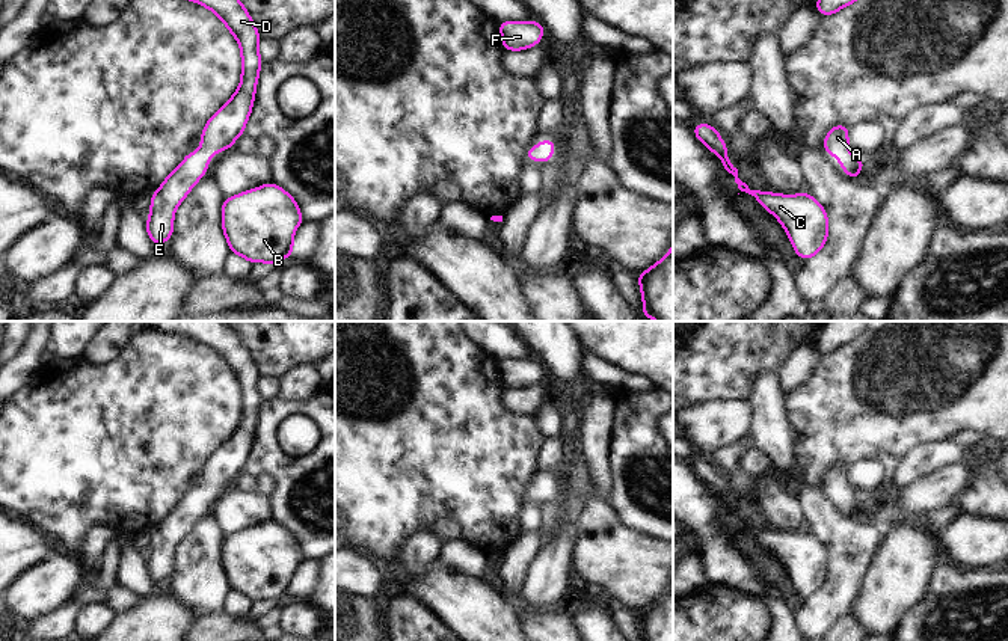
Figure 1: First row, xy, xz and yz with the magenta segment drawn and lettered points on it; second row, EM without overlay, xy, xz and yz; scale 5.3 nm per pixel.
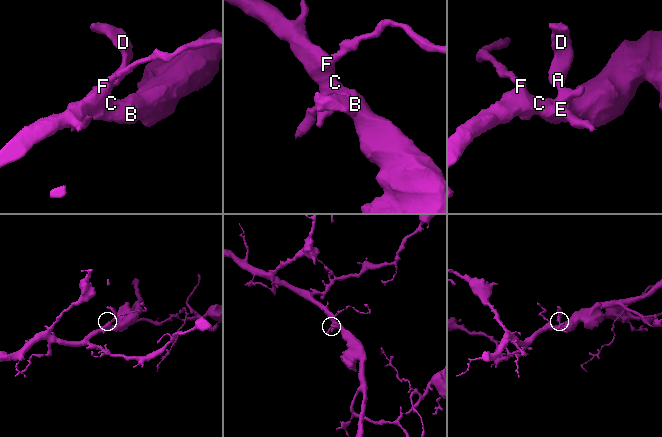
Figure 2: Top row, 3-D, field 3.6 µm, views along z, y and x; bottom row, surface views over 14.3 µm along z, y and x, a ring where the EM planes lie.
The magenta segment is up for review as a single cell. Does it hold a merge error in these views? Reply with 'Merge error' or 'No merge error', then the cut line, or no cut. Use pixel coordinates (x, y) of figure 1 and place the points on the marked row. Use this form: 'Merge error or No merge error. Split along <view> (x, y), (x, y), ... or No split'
No merge error. No split

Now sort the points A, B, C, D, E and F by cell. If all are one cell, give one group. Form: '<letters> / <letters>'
A B C D E F

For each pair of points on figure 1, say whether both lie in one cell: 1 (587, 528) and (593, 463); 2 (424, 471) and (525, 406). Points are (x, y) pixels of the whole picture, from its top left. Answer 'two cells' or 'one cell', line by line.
1: two cells
2: two cells

